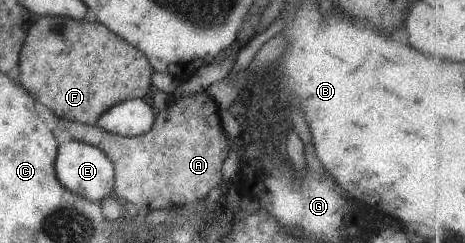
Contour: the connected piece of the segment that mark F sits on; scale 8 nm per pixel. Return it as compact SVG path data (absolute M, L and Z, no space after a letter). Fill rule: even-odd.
M39 16L39 18L28 28L22 47L19 51L18 79L19 83L27 90L34 101L46 105L58 119L68 119L71 122L81 124L94 124L98 116L112 107L118 101L124 99L141 99L148 93L151 85L152 69L147 57L143 53L138 53L138 49L126 45L120 37L112 35L106 27L90 21L74 21L74 19L64 16ZM104 45L104 51L110 53L108 59L100 57L96 67L88 65L88 59L82 61L82 55L90 51L92 47Z

